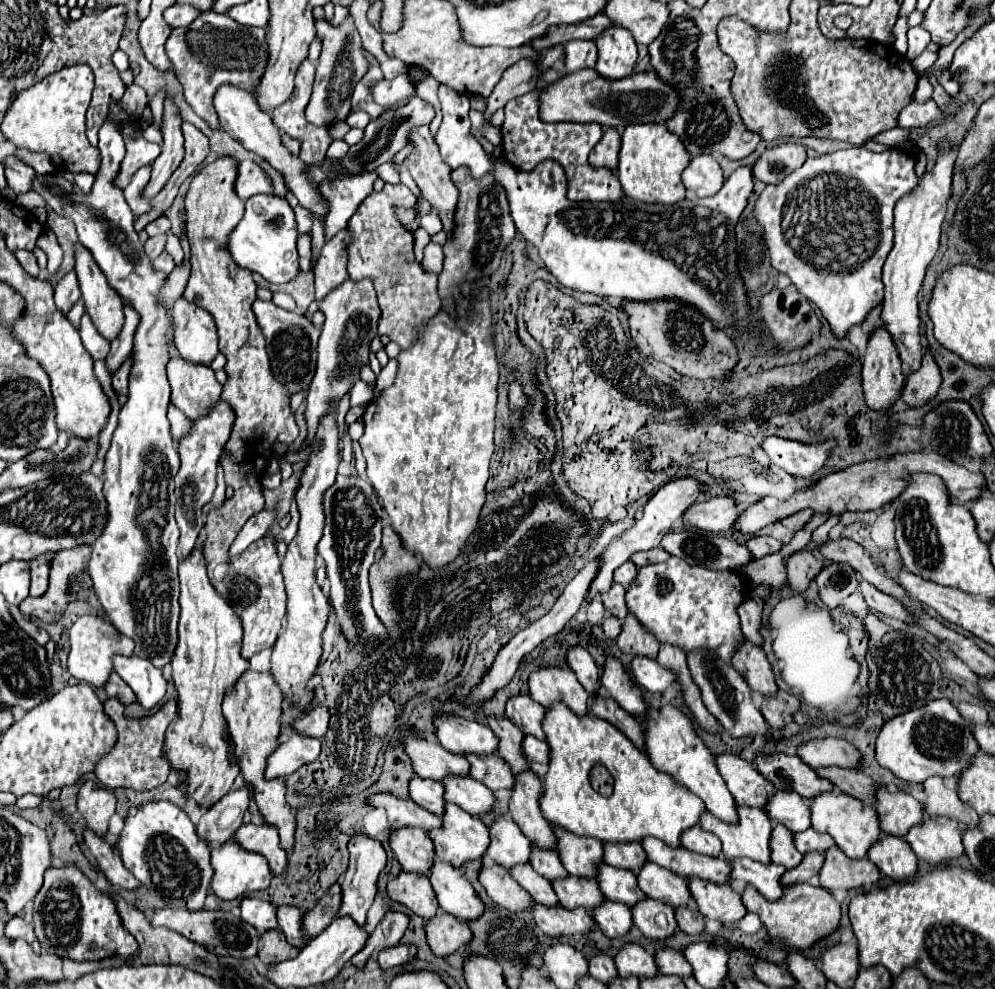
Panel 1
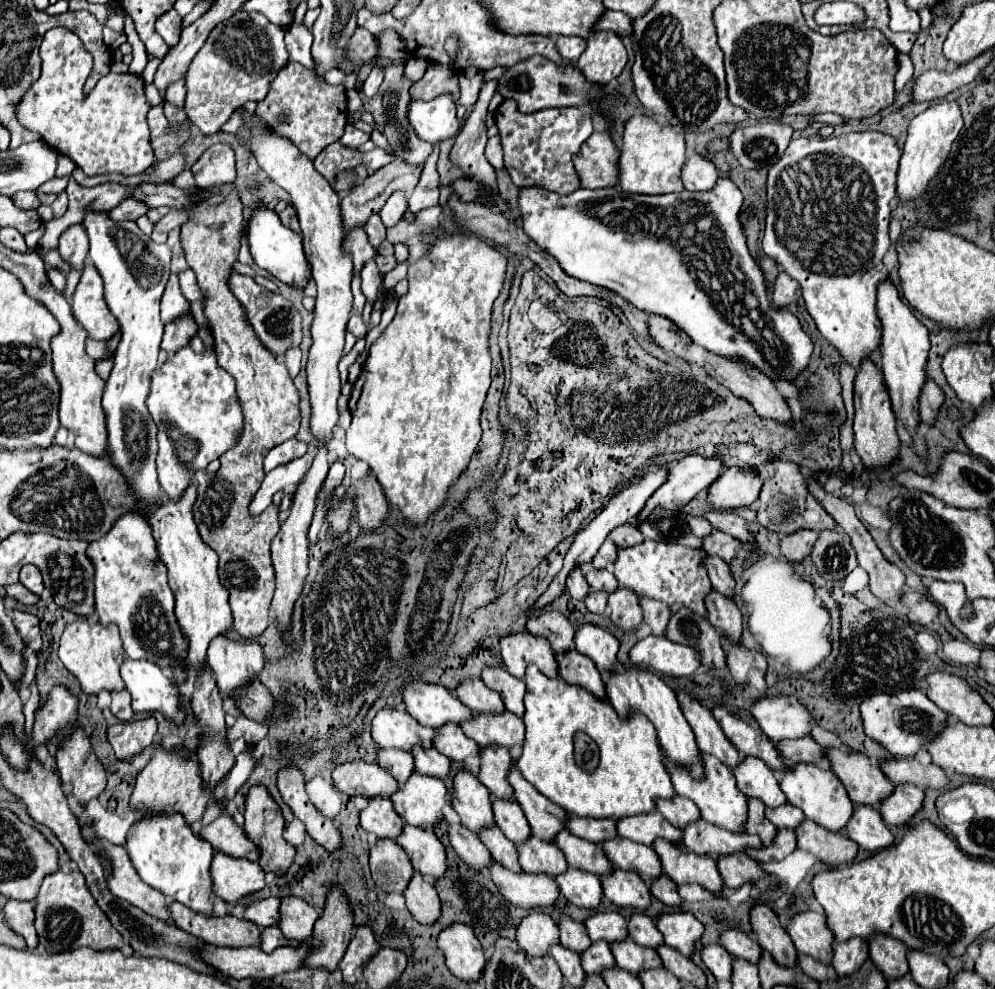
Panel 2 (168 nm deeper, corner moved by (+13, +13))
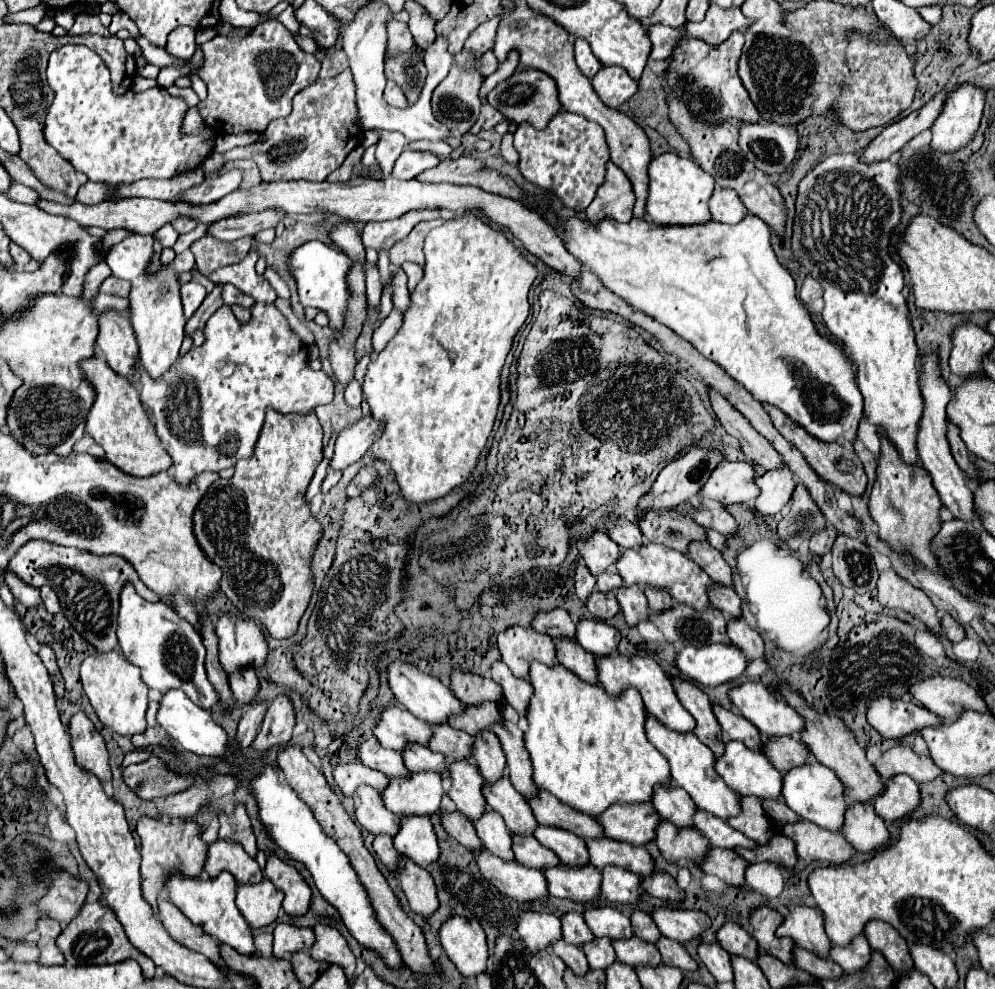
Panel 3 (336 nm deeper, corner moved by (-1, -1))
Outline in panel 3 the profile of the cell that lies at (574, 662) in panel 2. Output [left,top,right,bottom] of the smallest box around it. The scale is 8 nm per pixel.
[557,638,597,684]

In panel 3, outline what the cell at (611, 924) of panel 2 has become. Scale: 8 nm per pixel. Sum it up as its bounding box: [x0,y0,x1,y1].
[585,906,631,940]

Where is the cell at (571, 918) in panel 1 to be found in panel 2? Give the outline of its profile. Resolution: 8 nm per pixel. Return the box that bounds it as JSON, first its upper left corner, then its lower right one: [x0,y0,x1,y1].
[489,862,559,910]

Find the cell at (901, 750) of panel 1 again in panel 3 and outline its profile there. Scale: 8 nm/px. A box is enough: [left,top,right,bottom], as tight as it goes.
[867,696,941,740]

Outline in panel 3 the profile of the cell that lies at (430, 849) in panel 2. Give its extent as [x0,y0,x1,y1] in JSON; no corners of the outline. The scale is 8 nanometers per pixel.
[393,814,439,868]

